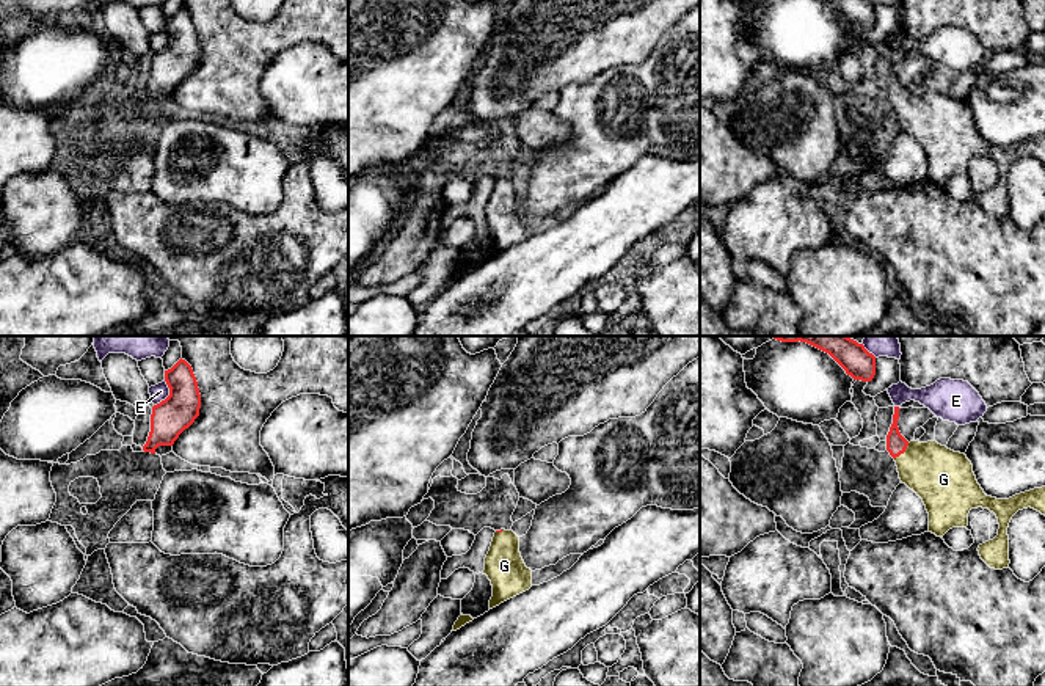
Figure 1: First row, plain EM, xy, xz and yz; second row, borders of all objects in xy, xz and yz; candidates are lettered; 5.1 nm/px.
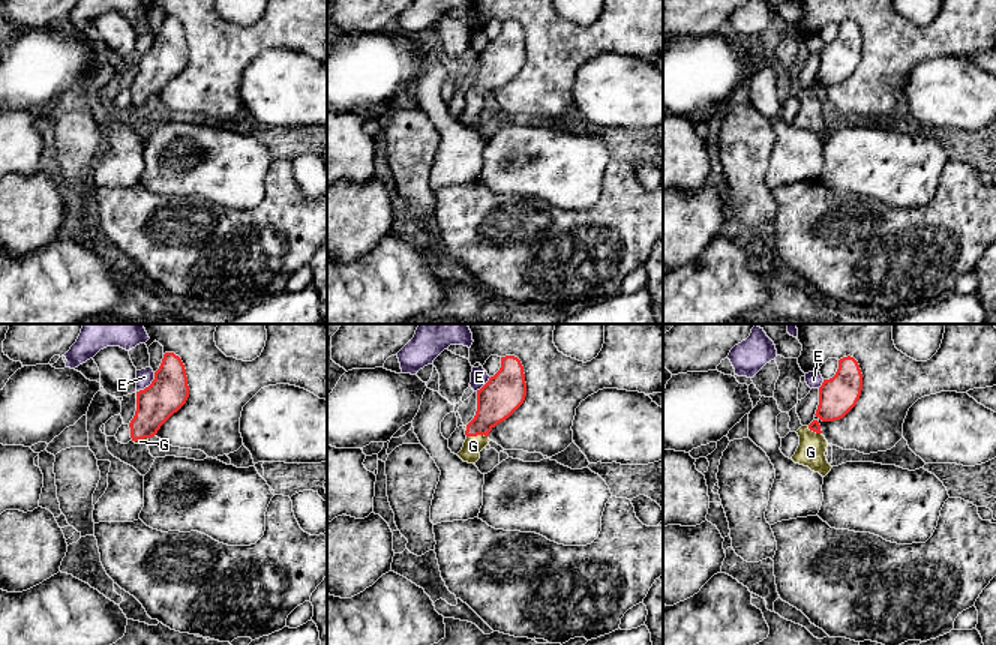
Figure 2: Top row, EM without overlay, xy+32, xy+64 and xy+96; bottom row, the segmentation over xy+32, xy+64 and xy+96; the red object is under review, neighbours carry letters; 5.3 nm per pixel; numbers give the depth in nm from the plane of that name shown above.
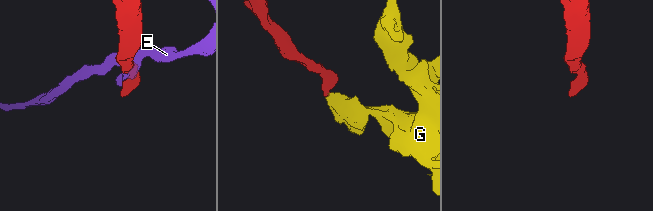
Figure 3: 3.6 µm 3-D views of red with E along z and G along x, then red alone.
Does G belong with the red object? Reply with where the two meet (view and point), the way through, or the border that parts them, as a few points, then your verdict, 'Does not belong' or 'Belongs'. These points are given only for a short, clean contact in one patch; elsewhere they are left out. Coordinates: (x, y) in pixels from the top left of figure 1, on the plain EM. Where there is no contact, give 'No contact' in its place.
Touches red at yz (902, 101). Path across: yz (896, 93), (902, 101), (943, 127). Belongs

